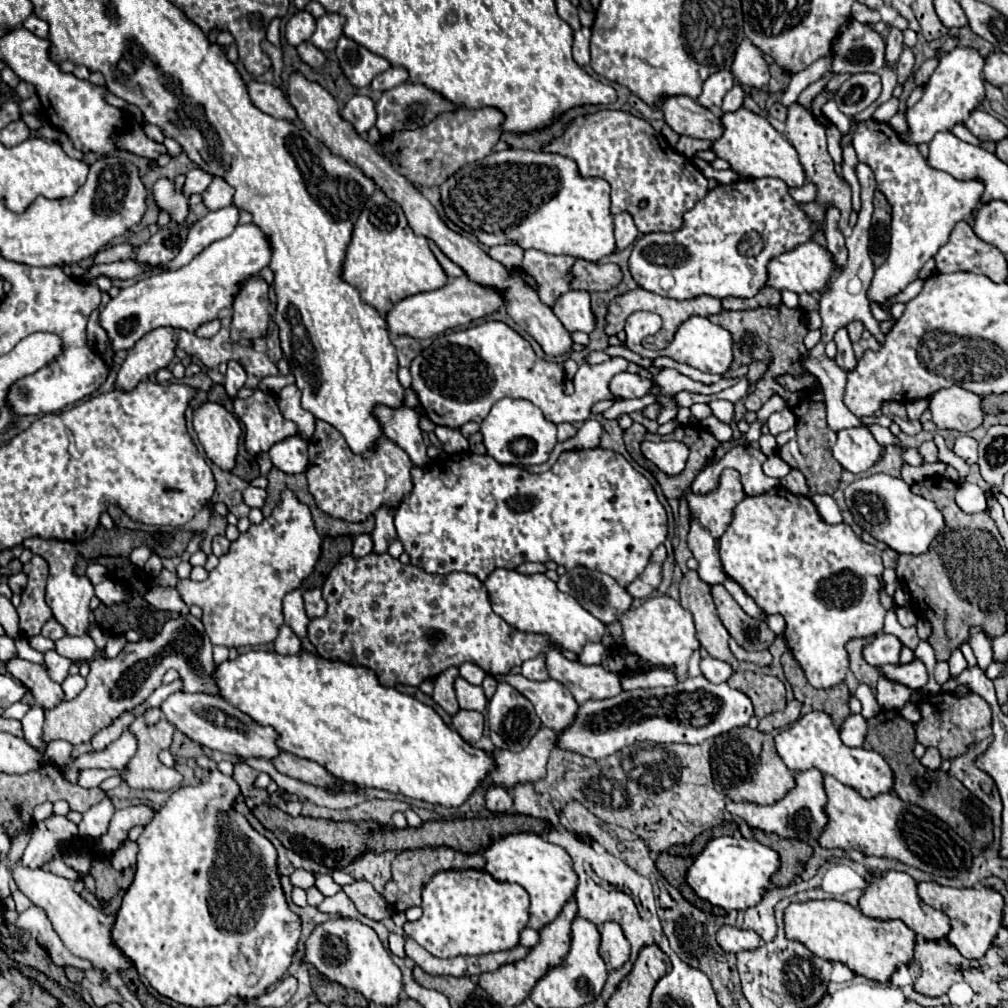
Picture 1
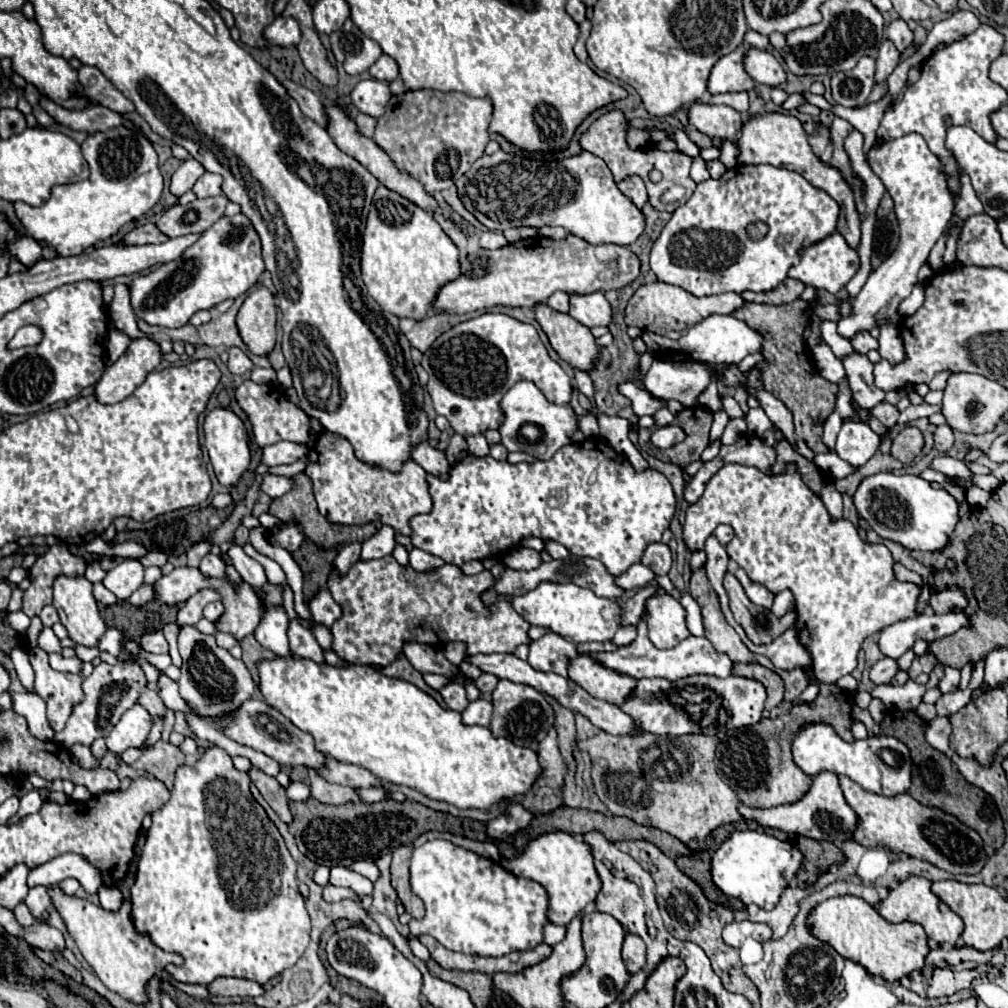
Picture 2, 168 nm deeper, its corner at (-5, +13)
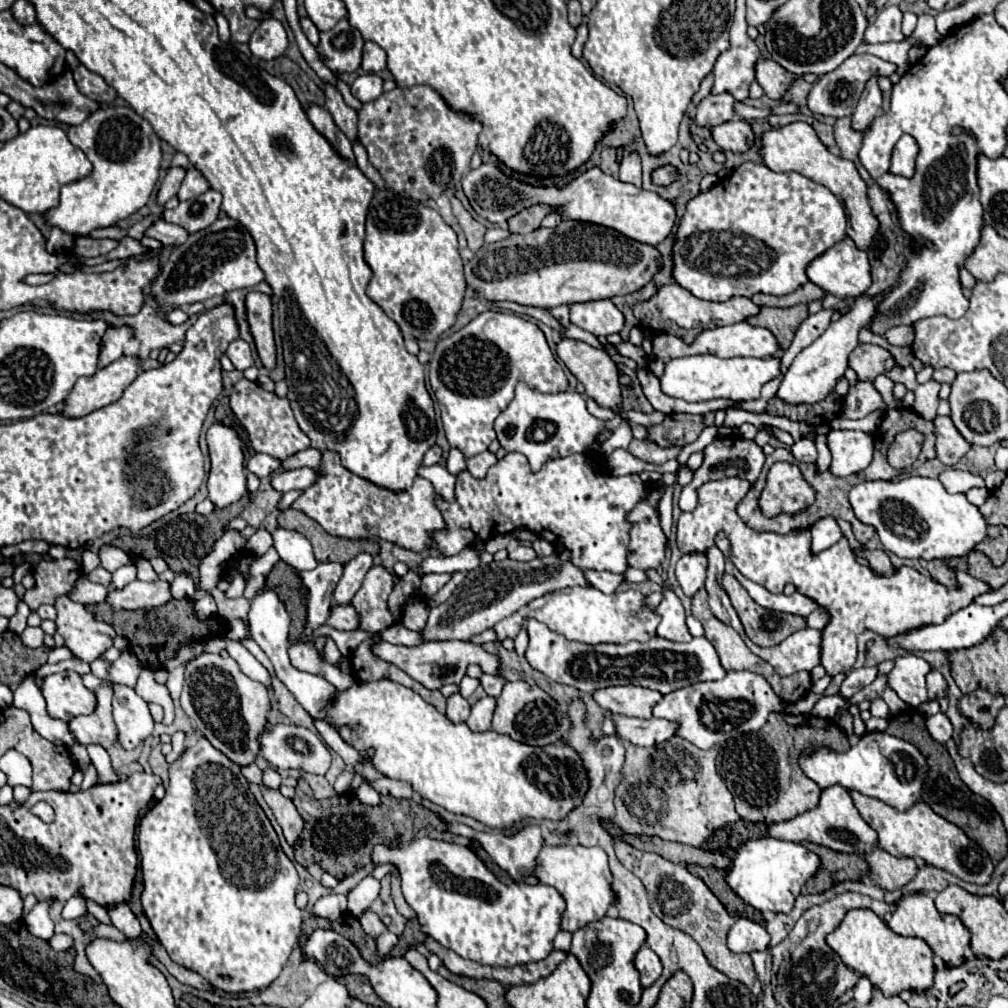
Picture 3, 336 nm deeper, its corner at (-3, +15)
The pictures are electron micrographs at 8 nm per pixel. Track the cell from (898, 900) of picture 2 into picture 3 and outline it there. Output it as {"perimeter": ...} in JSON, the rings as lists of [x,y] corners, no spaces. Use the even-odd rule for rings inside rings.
{"perimeter":[[[918,893],[918,895],[906,895],[904,899],[898,901],[892,917],[886,921],[890,929],[902,937],[920,937],[930,945],[934,955],[938,955],[948,967],[958,967],[968,959],[970,951],[970,933],[962,925],[962,921],[956,915],[938,915],[934,907],[934,899]]]}

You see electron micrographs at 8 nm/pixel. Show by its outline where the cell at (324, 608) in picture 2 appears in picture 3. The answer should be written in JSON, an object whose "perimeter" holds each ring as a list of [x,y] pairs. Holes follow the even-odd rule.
{"perimeter":[[[344,605],[344,607],[334,607],[330,611],[330,617],[326,621],[328,625],[336,627],[336,629],[344,629],[344,631],[350,631],[350,629],[358,629],[360,625],[360,615],[356,613],[356,609],[352,605]]]}

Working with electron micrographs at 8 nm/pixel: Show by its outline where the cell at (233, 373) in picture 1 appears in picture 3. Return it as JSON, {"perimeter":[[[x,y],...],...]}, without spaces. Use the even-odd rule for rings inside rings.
{"perimeter":[[[236,339],[228,345],[228,351],[226,351],[228,359],[232,361],[232,365],[238,369],[238,371],[244,371],[248,367],[254,365],[254,357],[252,357],[252,351],[250,351],[250,345],[244,341],[244,339]]]}

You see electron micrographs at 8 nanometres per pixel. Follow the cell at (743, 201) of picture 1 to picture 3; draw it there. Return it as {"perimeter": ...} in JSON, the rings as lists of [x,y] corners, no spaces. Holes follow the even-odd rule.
{"perimeter":[[[746,161],[724,179],[724,185],[716,183],[708,193],[688,201],[676,237],[674,281],[698,299],[728,301],[736,295],[752,297],[756,293],[782,297],[808,283],[806,267],[846,237],[846,211],[824,185],[800,173],[774,173],[762,163]]]}

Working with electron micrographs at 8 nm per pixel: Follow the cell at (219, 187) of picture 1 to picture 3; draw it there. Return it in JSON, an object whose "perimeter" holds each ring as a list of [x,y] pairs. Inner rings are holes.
{"perimeter":[[[192,165],[186,169],[186,177],[182,181],[182,187],[178,191],[178,199],[180,201],[186,201],[186,199],[192,199],[204,191],[208,191],[210,185],[208,181],[202,177],[202,173],[198,169],[194,169]]]}

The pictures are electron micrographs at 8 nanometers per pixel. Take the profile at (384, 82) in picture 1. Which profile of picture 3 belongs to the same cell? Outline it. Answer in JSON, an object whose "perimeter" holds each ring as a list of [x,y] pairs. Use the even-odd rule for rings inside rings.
{"perimeter":[[[372,41],[364,43],[364,53],[362,53],[362,69],[366,73],[380,73],[386,69],[386,53],[382,47],[378,47]]]}

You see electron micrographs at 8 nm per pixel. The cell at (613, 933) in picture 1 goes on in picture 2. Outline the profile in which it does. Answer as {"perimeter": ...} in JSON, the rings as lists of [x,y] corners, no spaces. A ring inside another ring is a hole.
{"perimeter":[[[626,931],[626,939],[622,943],[622,959],[630,973],[636,973],[638,969],[644,967],[644,955],[646,955],[646,945],[642,943],[642,939]]]}

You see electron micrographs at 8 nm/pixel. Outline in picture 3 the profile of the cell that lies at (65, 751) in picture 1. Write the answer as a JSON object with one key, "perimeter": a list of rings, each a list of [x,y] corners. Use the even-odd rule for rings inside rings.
{"perimeter":[[[76,671],[48,675],[42,685],[42,695],[48,703],[48,713],[64,721],[96,711],[96,695],[84,687]]]}

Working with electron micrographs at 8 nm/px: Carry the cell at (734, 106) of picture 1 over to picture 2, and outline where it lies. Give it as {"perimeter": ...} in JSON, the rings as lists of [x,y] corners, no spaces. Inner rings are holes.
{"perimeter":[[[736,91],[736,93],[722,93],[722,95],[712,95],[710,103],[724,103],[734,107],[738,113],[748,111],[748,93],[746,91]]]}

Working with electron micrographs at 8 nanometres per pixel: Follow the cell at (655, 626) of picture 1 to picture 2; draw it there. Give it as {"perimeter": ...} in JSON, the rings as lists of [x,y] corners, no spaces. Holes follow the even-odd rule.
{"perimeter":[[[670,595],[650,597],[644,605],[648,639],[658,649],[676,647],[682,639],[690,637],[686,627],[686,609]]]}

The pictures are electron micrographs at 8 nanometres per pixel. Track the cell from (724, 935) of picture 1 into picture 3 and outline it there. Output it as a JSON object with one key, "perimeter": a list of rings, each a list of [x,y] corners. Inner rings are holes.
{"perimeter":[[[740,917],[728,933],[728,947],[734,953],[764,951],[768,949],[768,943],[770,943],[768,931],[762,925],[744,917]]]}

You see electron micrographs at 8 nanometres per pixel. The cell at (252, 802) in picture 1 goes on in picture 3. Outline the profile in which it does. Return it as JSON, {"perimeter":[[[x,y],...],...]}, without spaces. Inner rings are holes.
{"perimeter":[[[260,785],[260,787],[262,787],[262,793],[264,793],[264,799],[266,799],[268,807],[272,809],[278,825],[282,827],[282,833],[284,833],[288,845],[290,845],[292,849],[296,849],[304,823],[302,823],[302,817],[298,815],[298,811],[296,811],[294,803],[292,803],[290,799],[282,797],[282,795],[278,793],[278,789],[268,789],[268,787],[264,787],[264,785]]]}

